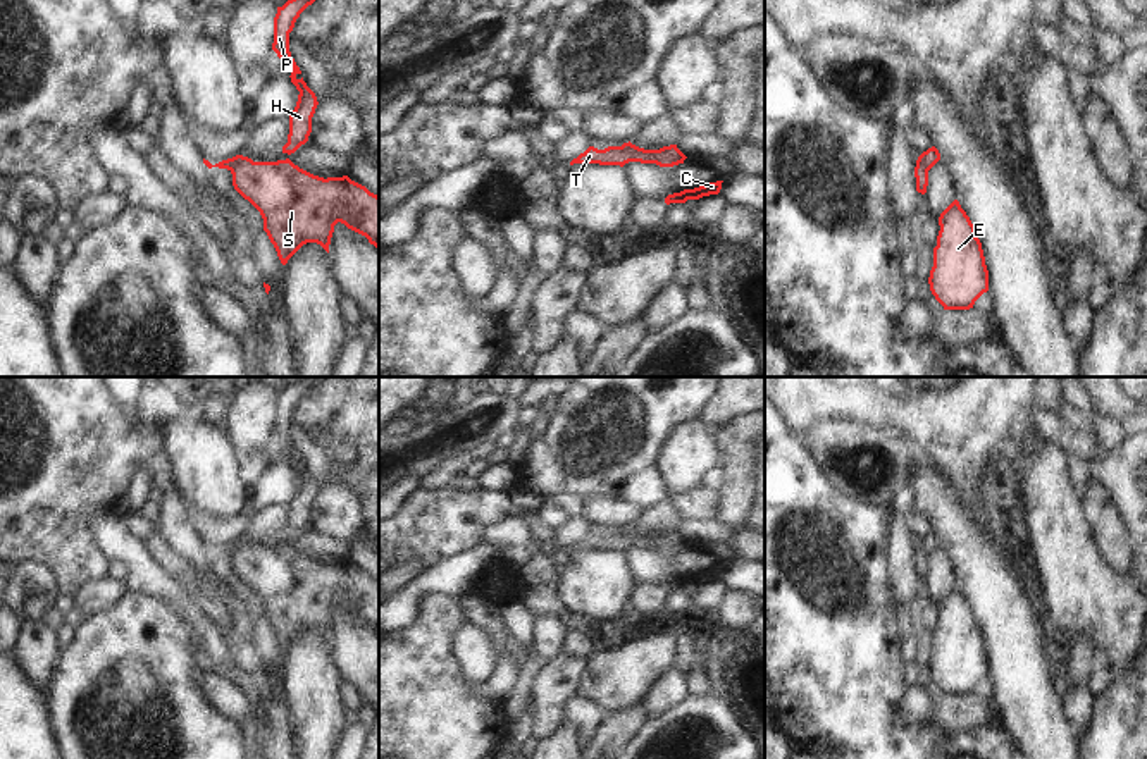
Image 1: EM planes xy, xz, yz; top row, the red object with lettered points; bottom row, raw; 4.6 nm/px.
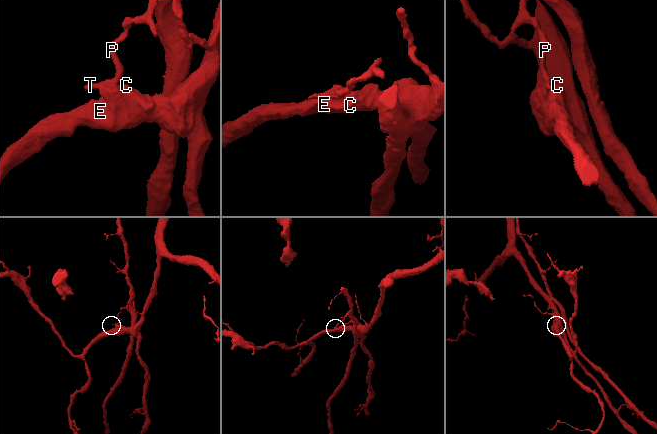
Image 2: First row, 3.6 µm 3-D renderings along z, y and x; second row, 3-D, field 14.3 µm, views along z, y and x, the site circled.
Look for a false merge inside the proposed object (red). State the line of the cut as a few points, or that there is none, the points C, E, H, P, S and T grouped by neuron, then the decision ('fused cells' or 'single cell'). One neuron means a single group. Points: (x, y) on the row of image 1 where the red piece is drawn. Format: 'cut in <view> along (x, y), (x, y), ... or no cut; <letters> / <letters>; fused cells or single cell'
cut in xy along (252, 160), (238, 160), (231, 171); C E S / H P T; fused cells

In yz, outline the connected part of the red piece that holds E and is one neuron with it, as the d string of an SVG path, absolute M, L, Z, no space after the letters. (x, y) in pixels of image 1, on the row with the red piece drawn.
M958 200L940 213L939 225L930 291L944 310L970 310L989 291L982 243Z

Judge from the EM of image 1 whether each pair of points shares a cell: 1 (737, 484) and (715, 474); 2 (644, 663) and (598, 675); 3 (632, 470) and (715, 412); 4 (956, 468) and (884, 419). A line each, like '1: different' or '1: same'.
1: different
2: same
3: different
4: same

